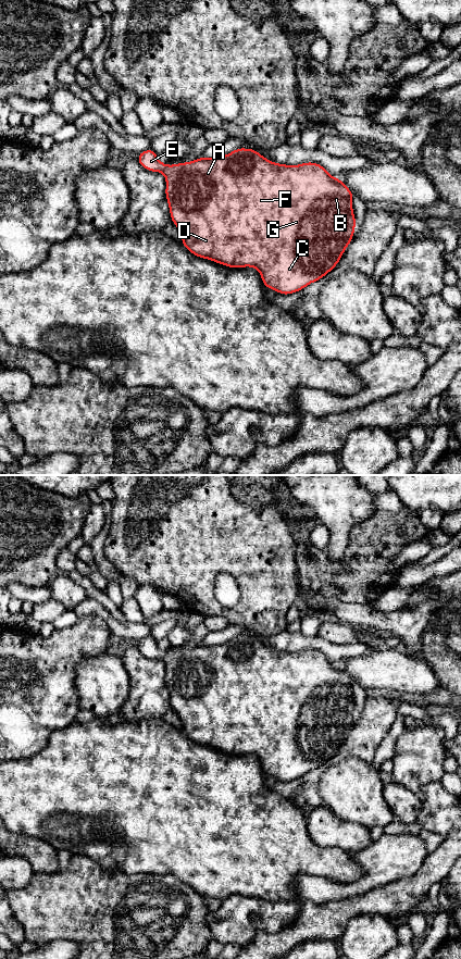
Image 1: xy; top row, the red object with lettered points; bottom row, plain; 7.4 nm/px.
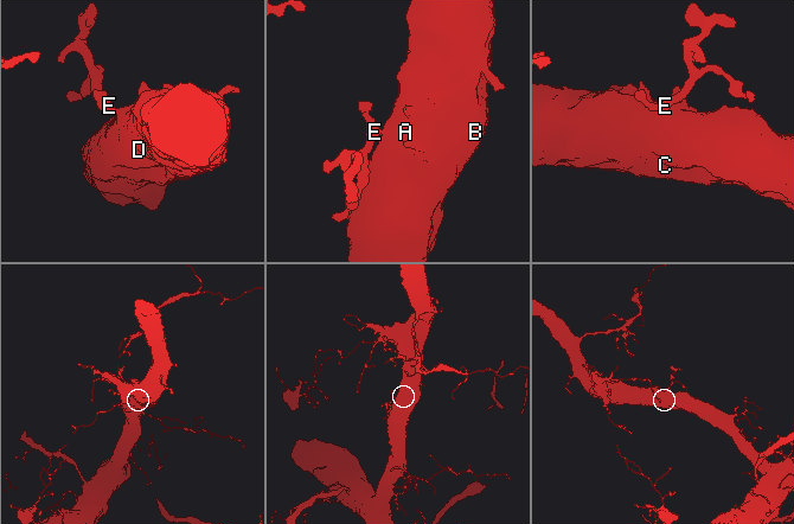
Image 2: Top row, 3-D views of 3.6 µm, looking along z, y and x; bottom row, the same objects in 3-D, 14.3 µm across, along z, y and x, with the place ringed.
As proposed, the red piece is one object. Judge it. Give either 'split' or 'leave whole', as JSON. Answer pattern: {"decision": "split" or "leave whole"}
{"decision": "leave whole"}

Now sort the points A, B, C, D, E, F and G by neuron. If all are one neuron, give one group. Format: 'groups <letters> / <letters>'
groups A B C D E F G

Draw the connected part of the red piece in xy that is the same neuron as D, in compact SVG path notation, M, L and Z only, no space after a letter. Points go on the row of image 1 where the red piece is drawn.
M150 148L140 152L137 161L150 172L164 174L171 221L180 232L183 246L196 257L228 267L257 269L265 289L274 289L282 295L302 290L329 273L352 240L356 229L353 194L319 163L278 164L247 148L235 149L223 157L197 158L173 165L160 162L157 152Z

